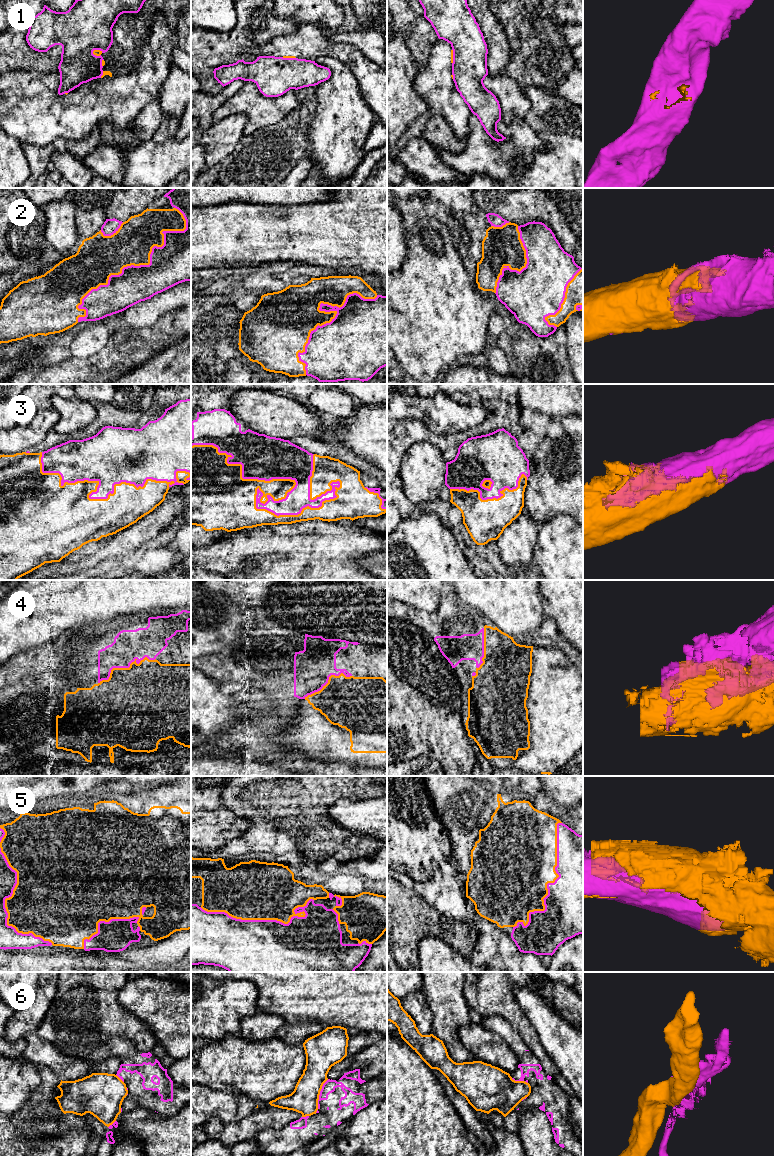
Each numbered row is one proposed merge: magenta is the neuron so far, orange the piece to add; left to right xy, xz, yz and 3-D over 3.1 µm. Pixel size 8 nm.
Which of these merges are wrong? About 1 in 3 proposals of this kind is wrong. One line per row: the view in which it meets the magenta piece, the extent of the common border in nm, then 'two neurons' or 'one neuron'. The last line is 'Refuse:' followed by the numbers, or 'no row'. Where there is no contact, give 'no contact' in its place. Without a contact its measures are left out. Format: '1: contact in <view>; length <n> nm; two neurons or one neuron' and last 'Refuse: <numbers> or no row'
1: contact in xy; length 90 nm; two neurons
2: contact in xy; length 1200 nm; one neuron
3: contact in xz; length 1250 nm; one neuron
4: contact in xy; length 500 nm; two neurons
5: contact in xz; length 900 nm; one neuron
6: contact in xz; length 300 nm; two neurons
Refuse: 1, 4, 6

